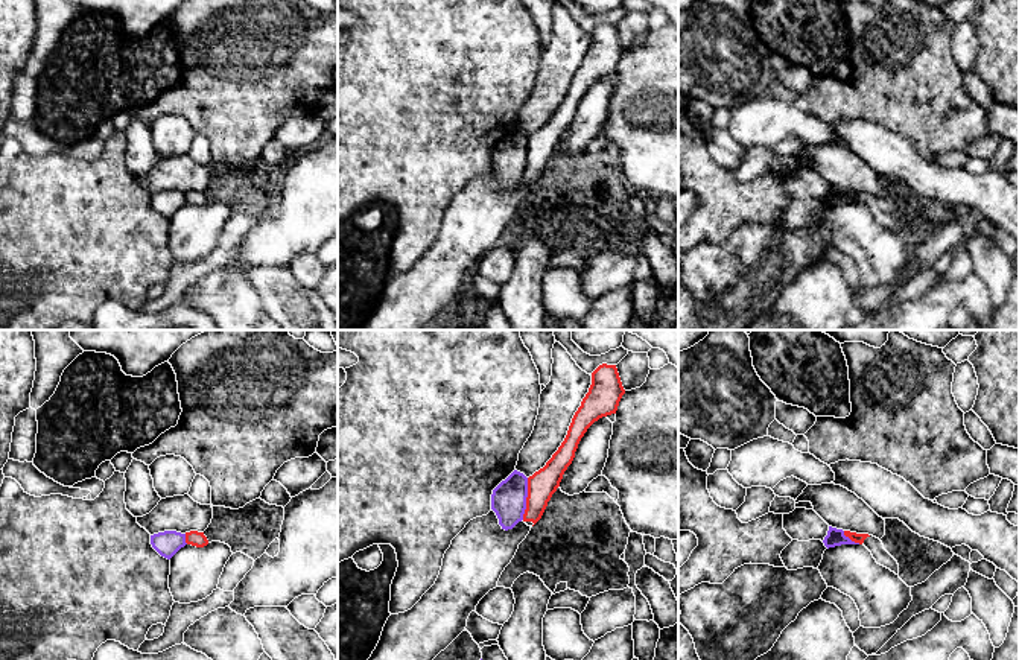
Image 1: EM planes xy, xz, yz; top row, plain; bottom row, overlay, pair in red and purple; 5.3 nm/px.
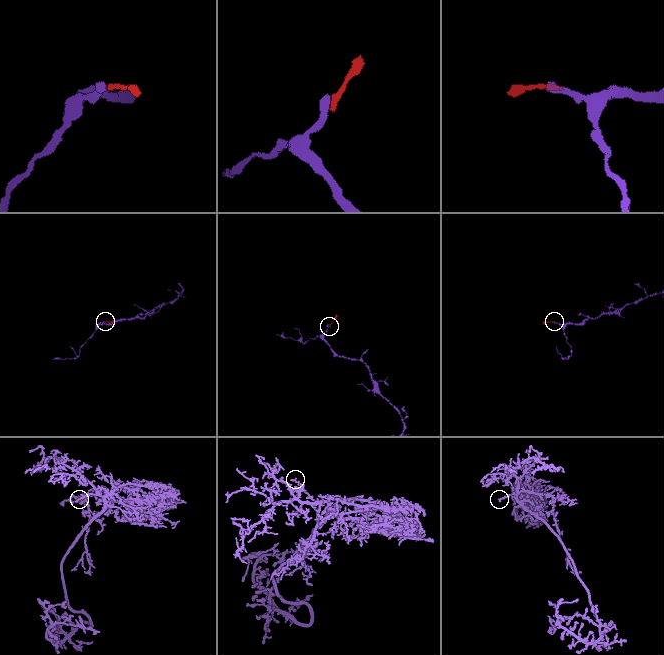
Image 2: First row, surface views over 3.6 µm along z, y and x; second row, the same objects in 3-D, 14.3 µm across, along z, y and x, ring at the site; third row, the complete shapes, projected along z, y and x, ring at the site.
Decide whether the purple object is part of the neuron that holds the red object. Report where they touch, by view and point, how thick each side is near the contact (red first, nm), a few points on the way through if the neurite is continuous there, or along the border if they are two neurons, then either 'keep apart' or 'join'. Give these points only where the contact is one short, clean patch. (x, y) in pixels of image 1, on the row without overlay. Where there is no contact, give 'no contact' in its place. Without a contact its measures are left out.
contact xz (526, 158); calibres 150 and 190 nm; keep apart

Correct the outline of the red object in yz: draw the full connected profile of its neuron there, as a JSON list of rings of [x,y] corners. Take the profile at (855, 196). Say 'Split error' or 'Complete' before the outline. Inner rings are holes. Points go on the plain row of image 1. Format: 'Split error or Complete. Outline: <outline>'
Split error. Outline: [[[844,190],[844,195],[855,202],[864,204],[871,211],[878,224],[890,228],[896,234],[899,233],[897,221],[884,208],[884,204],[879,198],[868,193],[856,193],[850,190]]]

